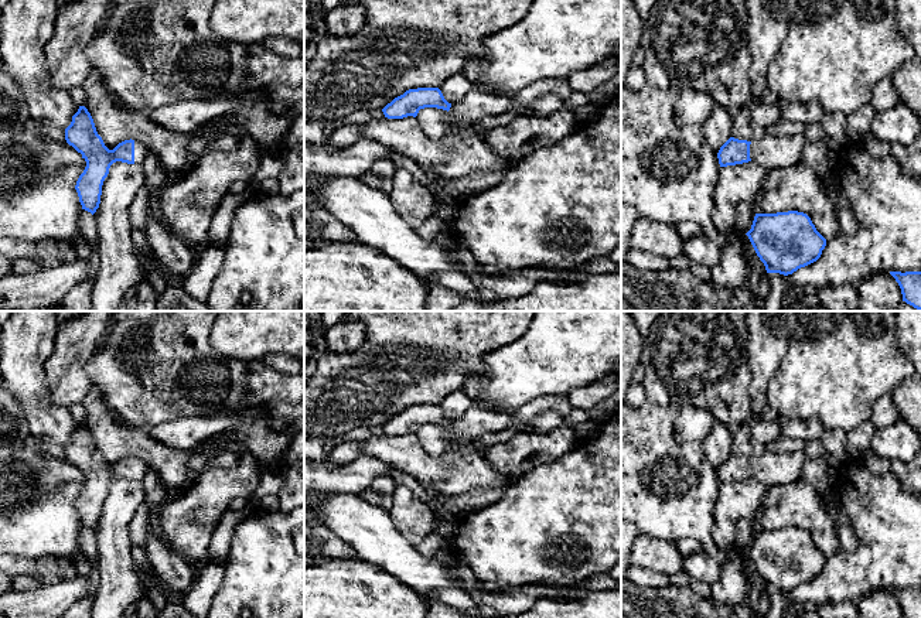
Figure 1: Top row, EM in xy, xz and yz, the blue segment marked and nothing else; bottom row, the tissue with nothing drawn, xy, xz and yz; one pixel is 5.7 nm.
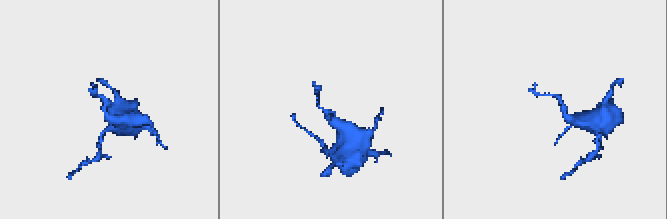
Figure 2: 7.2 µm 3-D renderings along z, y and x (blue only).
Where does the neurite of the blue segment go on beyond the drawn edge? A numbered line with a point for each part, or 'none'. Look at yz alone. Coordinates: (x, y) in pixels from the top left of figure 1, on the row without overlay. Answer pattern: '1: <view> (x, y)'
1: yz (771, 468)

